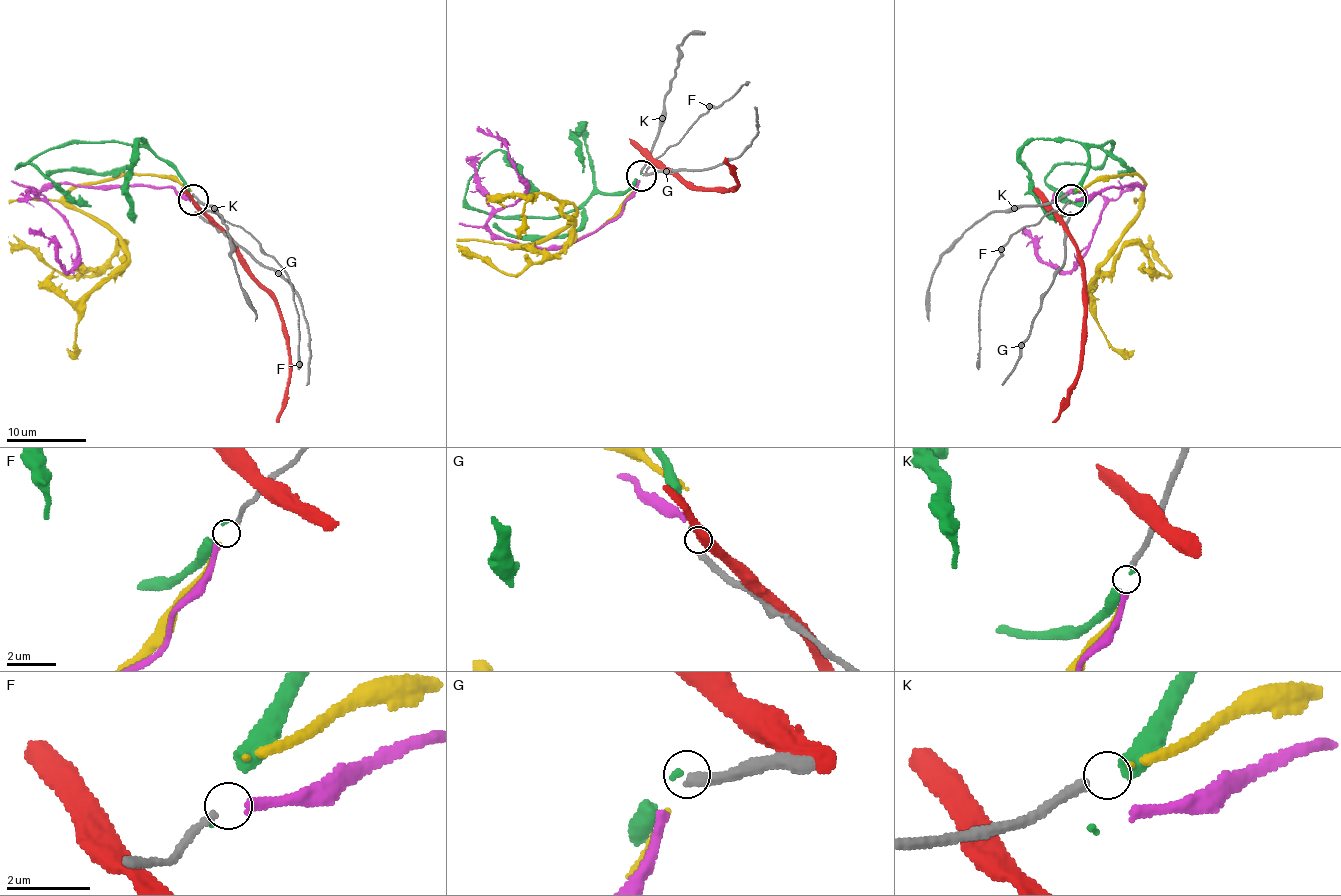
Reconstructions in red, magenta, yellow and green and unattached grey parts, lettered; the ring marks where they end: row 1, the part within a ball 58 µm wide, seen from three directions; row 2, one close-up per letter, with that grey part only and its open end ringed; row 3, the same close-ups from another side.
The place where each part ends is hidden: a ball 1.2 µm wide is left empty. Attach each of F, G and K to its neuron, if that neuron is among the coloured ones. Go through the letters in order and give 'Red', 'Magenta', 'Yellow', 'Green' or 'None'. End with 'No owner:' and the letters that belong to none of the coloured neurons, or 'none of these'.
F: None
G: Green
K: Yellow
No owner: F

